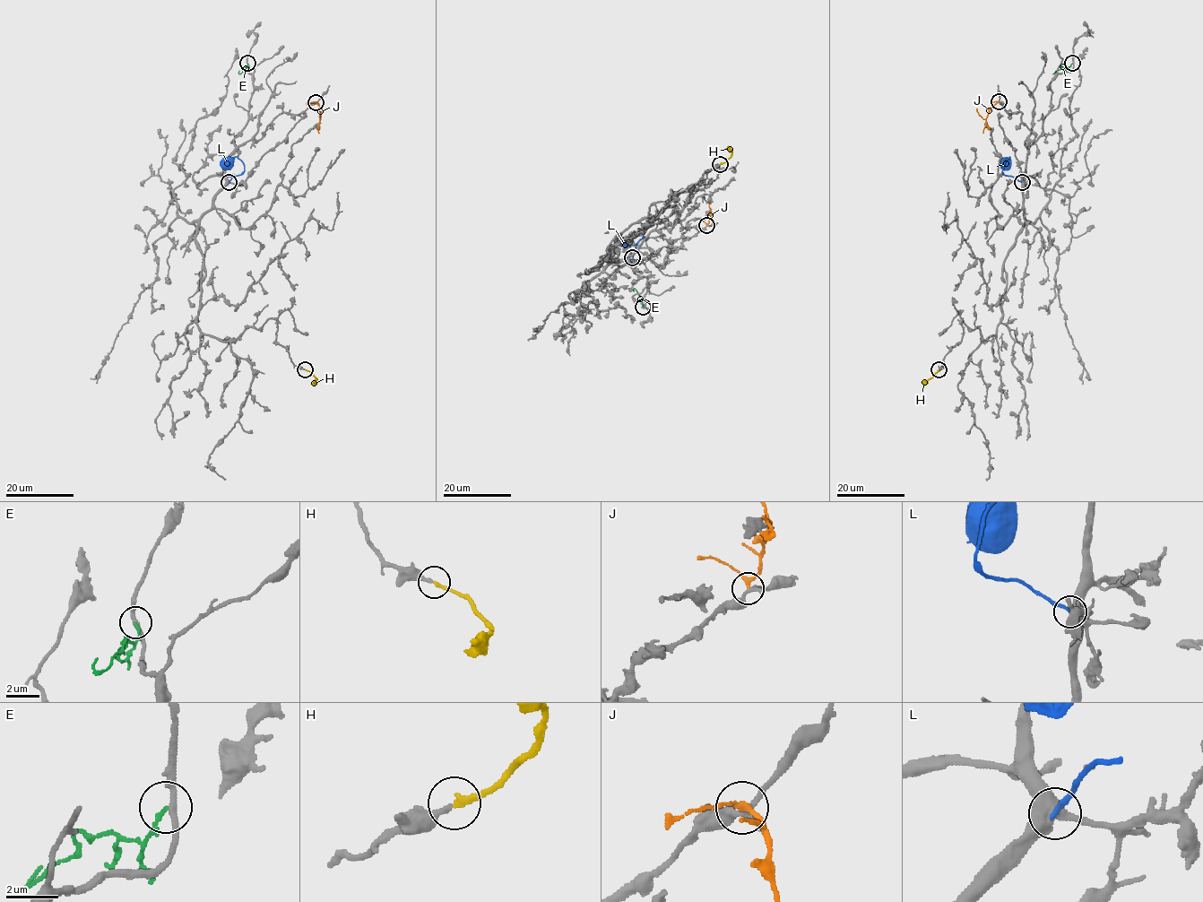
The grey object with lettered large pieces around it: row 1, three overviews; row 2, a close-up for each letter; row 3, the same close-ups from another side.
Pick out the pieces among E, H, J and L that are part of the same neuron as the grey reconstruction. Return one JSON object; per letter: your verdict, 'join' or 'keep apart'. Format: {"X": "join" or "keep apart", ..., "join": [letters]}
{"E": "keep apart", "H": "join", "J": "keep apart", "L": "keep apart", "join": ["H"]}

